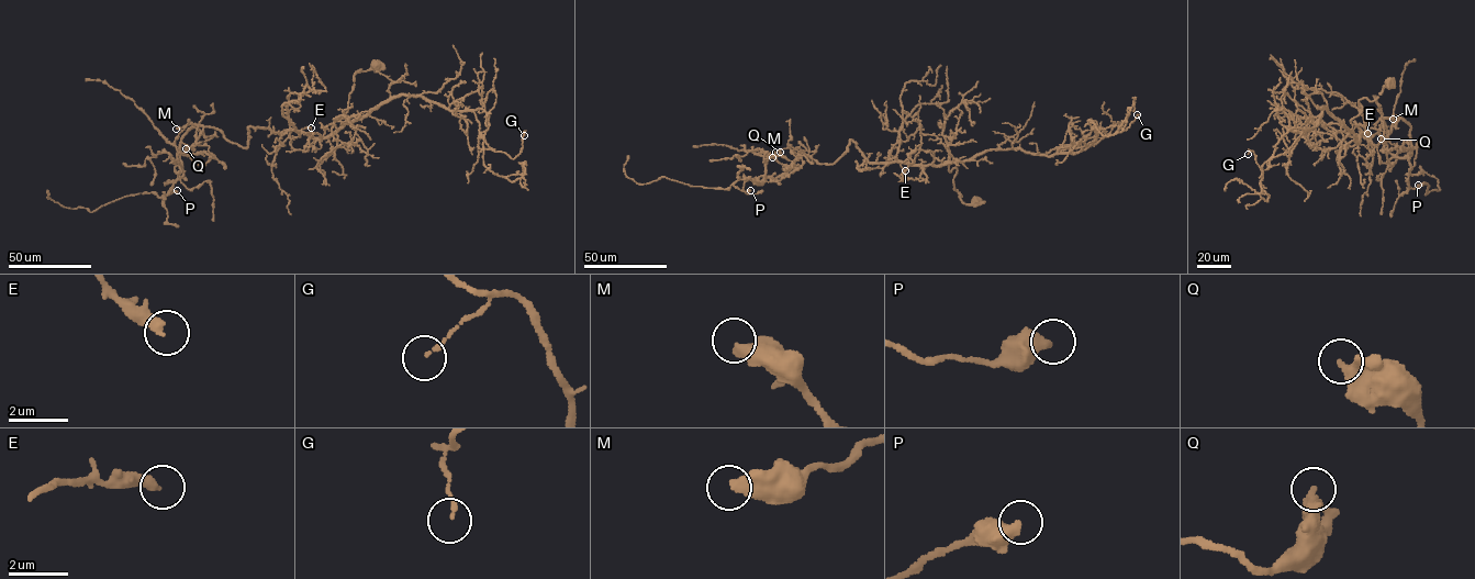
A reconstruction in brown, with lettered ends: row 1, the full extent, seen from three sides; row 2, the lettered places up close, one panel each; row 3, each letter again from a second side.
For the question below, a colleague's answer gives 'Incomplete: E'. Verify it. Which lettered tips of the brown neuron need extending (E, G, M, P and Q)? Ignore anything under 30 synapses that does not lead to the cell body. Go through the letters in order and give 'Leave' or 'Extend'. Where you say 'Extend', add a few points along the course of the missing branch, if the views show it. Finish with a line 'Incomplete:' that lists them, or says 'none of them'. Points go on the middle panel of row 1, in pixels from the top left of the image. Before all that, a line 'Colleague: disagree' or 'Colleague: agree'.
Colleague: disagree
E: Leave
G: Leave
M: Leave
P: Leave
Q: Leave
Incomplete: none of them

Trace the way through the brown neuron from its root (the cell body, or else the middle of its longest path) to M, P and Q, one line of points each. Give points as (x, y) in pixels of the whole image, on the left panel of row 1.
M: (377, 66), (355, 74), (346, 121), (324, 136), (249, 126), (245, 147), (212, 127), (176, 129)
P: (377, 66), (324, 136), (249, 126), (245, 147), (194, 123), (160, 197), (177, 190)
Q: (377, 66), (355, 74), (346, 121), (326, 136), (249, 126), (245, 147), (194, 123), (186, 148)

